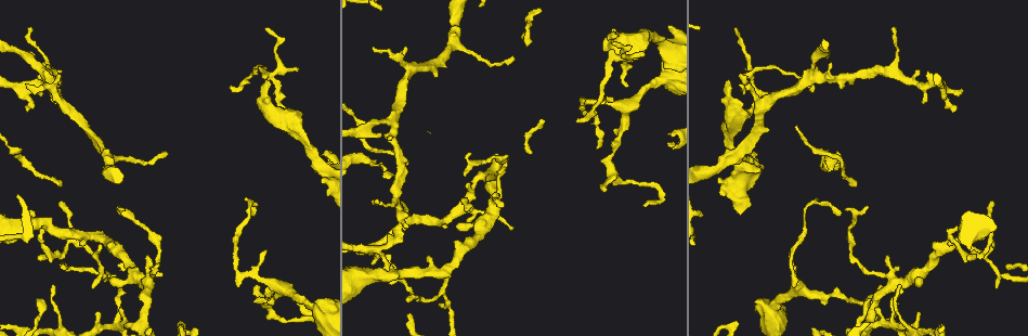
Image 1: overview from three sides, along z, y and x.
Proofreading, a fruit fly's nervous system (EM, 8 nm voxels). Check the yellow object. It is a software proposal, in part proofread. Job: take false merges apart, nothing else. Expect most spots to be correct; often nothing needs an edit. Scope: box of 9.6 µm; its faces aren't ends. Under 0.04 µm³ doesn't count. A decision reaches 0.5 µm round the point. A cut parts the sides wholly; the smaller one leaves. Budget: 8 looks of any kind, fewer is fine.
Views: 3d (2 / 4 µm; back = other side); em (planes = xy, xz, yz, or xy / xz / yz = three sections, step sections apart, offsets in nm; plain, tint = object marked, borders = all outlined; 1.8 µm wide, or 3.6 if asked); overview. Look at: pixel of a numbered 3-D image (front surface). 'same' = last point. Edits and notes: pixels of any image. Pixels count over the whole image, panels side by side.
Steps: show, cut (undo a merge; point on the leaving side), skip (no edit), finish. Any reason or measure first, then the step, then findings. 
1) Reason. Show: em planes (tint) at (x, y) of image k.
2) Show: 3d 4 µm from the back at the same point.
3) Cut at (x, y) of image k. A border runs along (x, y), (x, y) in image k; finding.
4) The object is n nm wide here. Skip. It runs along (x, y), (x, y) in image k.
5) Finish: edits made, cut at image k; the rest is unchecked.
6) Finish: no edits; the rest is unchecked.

Abrupt turn. Show: em 3.6 µm xz step 16 (borders) at (390, 277) of image 1.

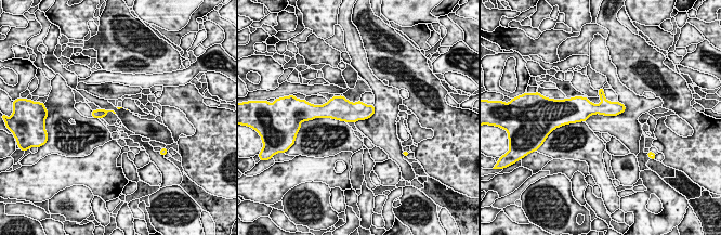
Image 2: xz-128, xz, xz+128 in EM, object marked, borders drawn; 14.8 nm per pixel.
Skip. Continuous, no second neuron.

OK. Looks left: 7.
Arms part here. Show: em planes (tint) at (391, 118) of image 1.

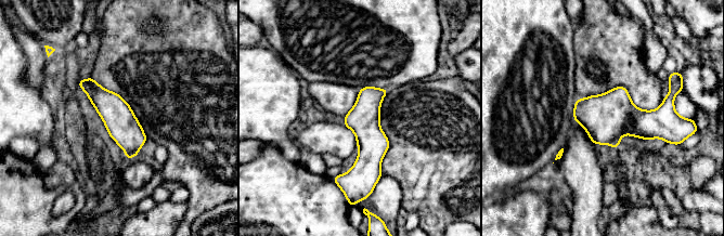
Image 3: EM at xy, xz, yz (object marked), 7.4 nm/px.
Skip. It runs along (384, 91), (354, 183) in image 3; one neuron here.

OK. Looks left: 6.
Arms part here. Show: em 3.6 µm planes (tint) at (733, 123) of image 1.

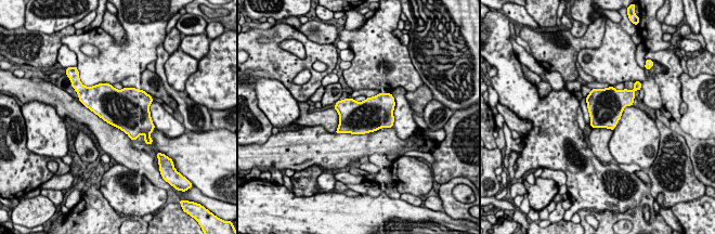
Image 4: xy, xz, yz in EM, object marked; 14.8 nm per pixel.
The object is 480 nm wide here. Skip. Continuous, no second neuron.

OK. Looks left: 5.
Three arms meet. Show: 3d 4 µm at (147, 282) of image 1.

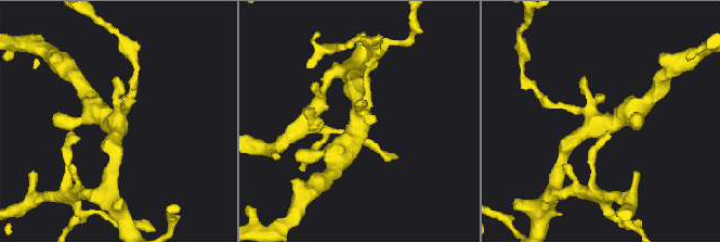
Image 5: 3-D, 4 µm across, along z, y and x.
Need the tissue. Show: em planes (tint) at (359, 114) of image 5.

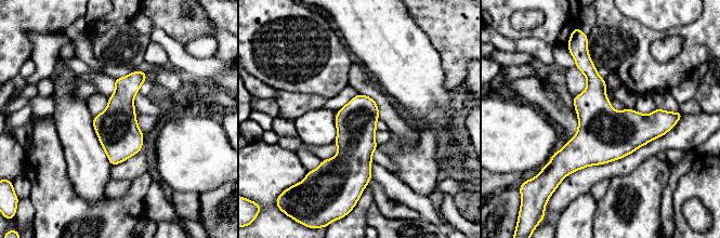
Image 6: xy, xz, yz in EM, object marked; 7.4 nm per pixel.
Skip. One neuron here.

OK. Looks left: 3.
Finish: no edits; the rest is unchecked.

